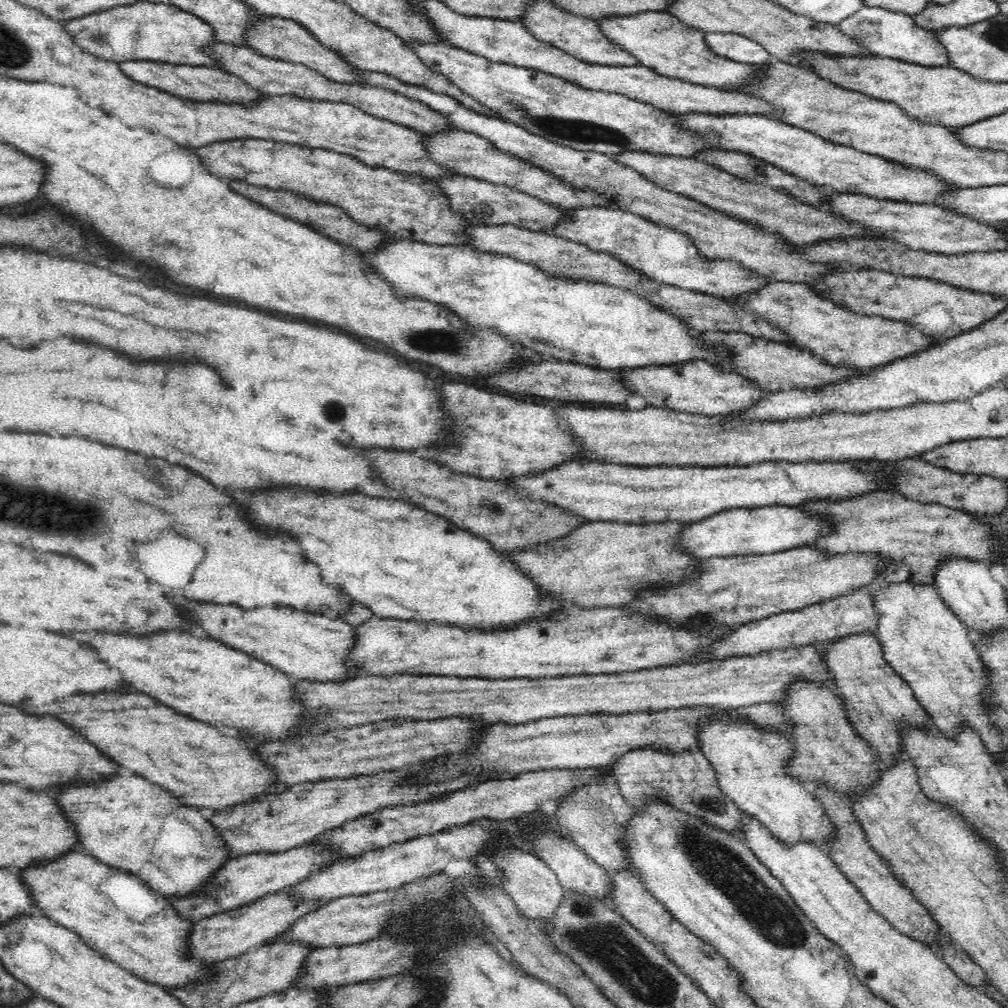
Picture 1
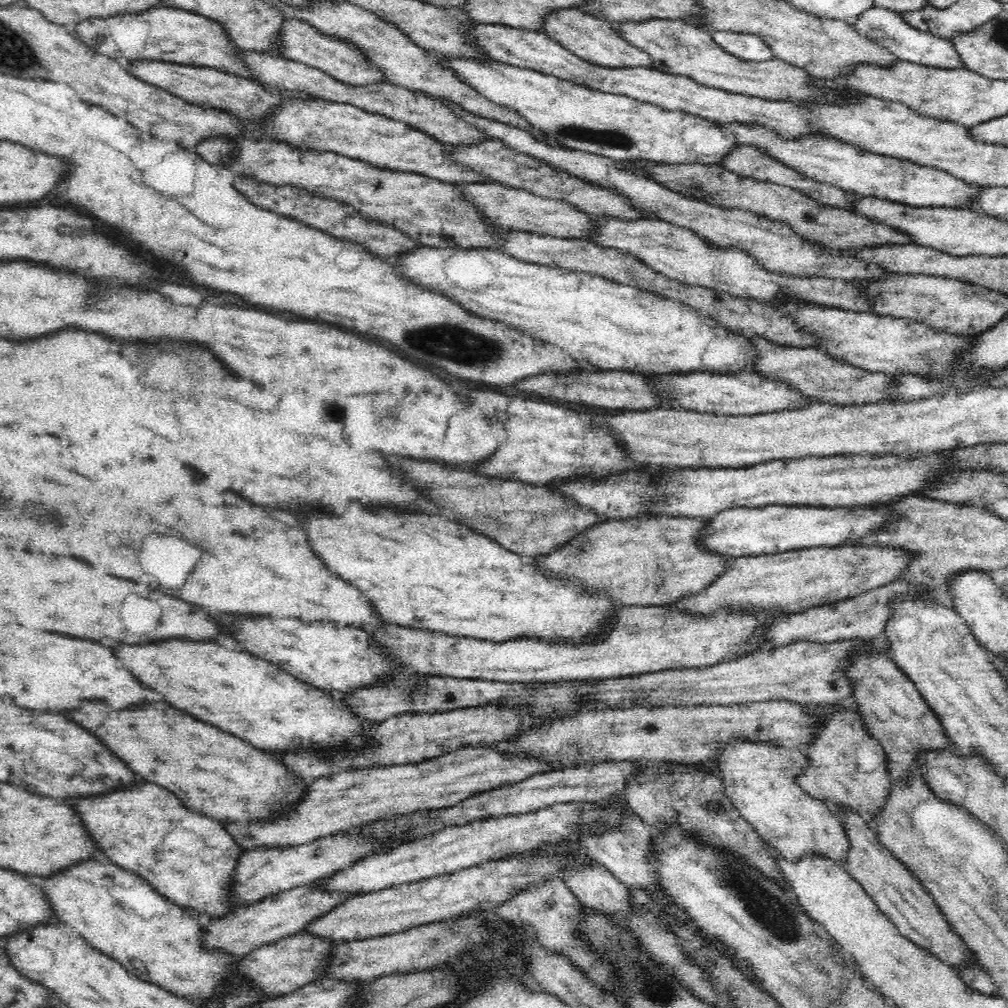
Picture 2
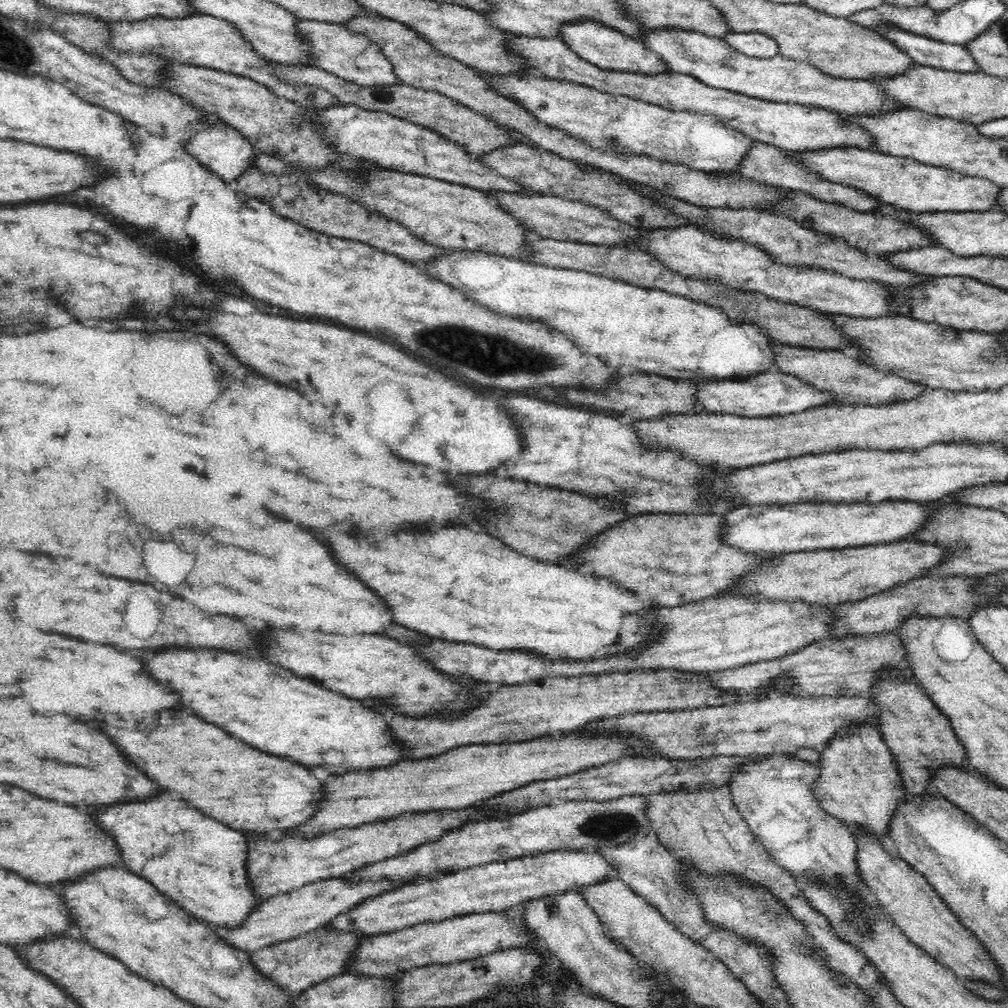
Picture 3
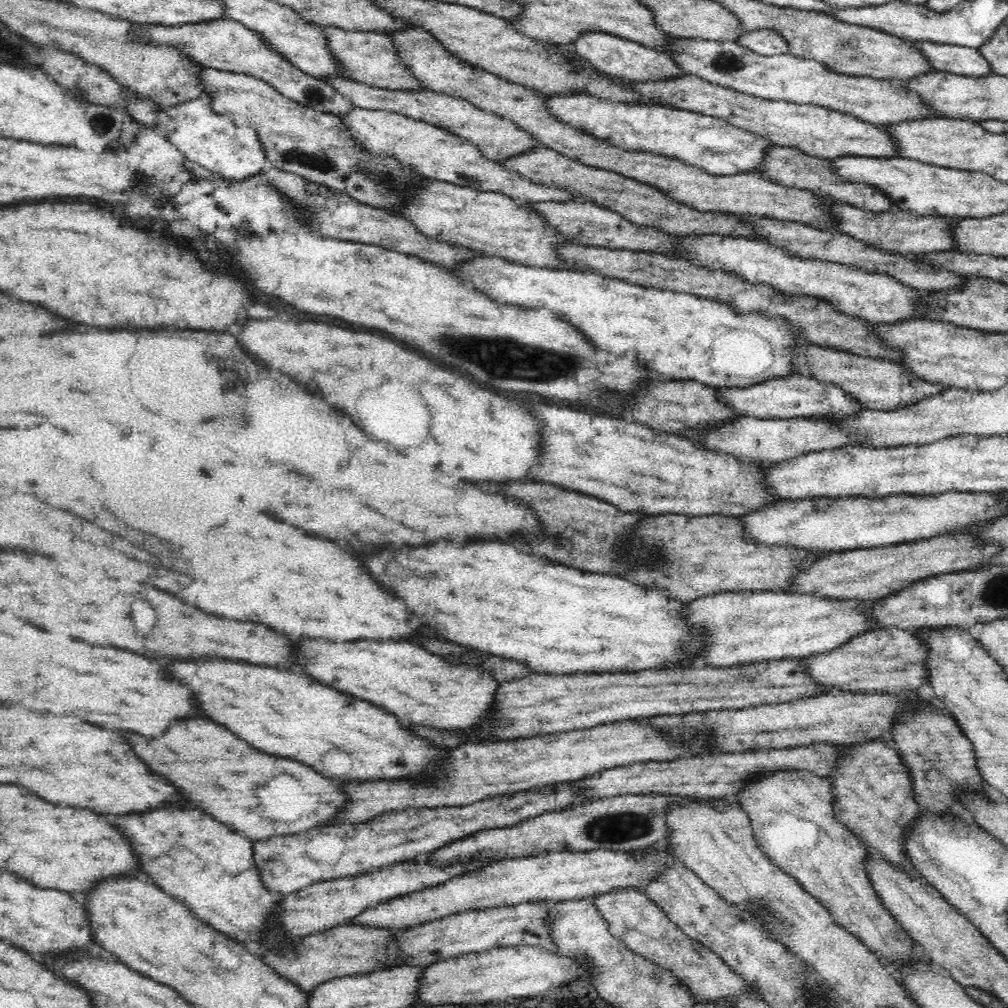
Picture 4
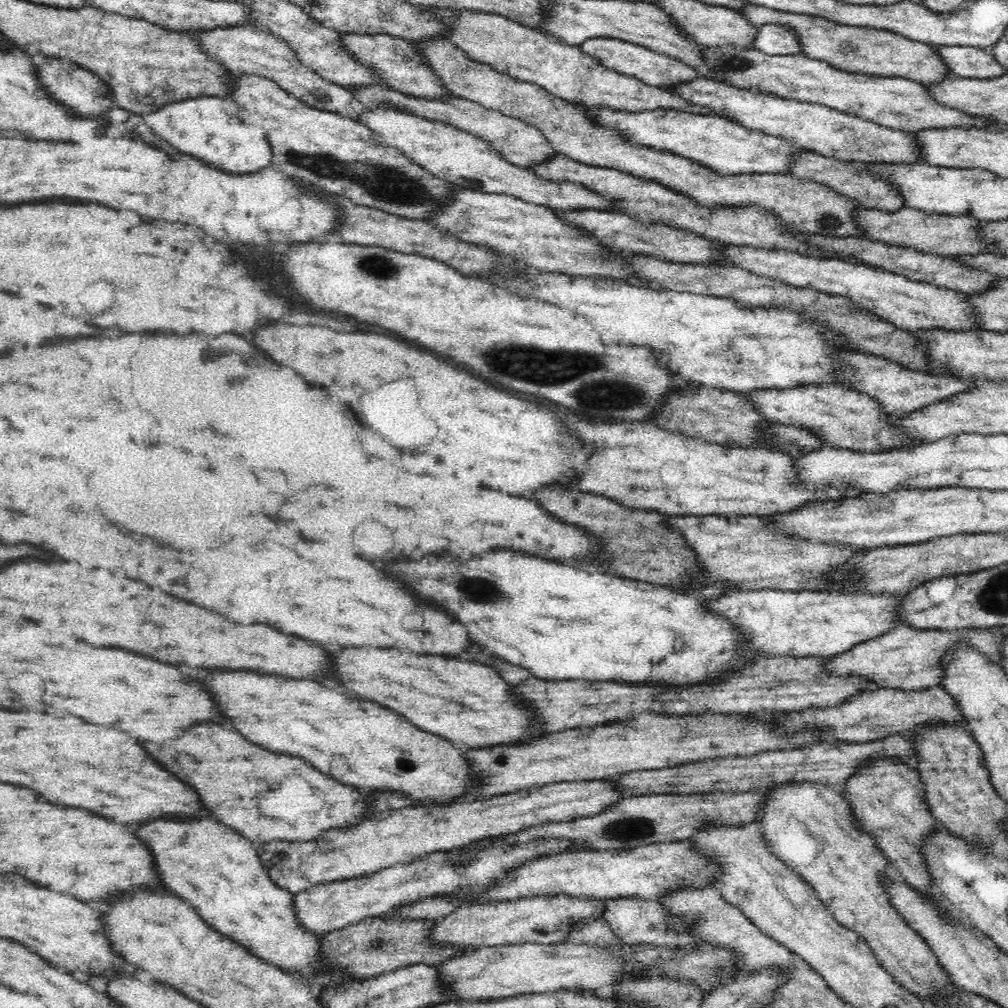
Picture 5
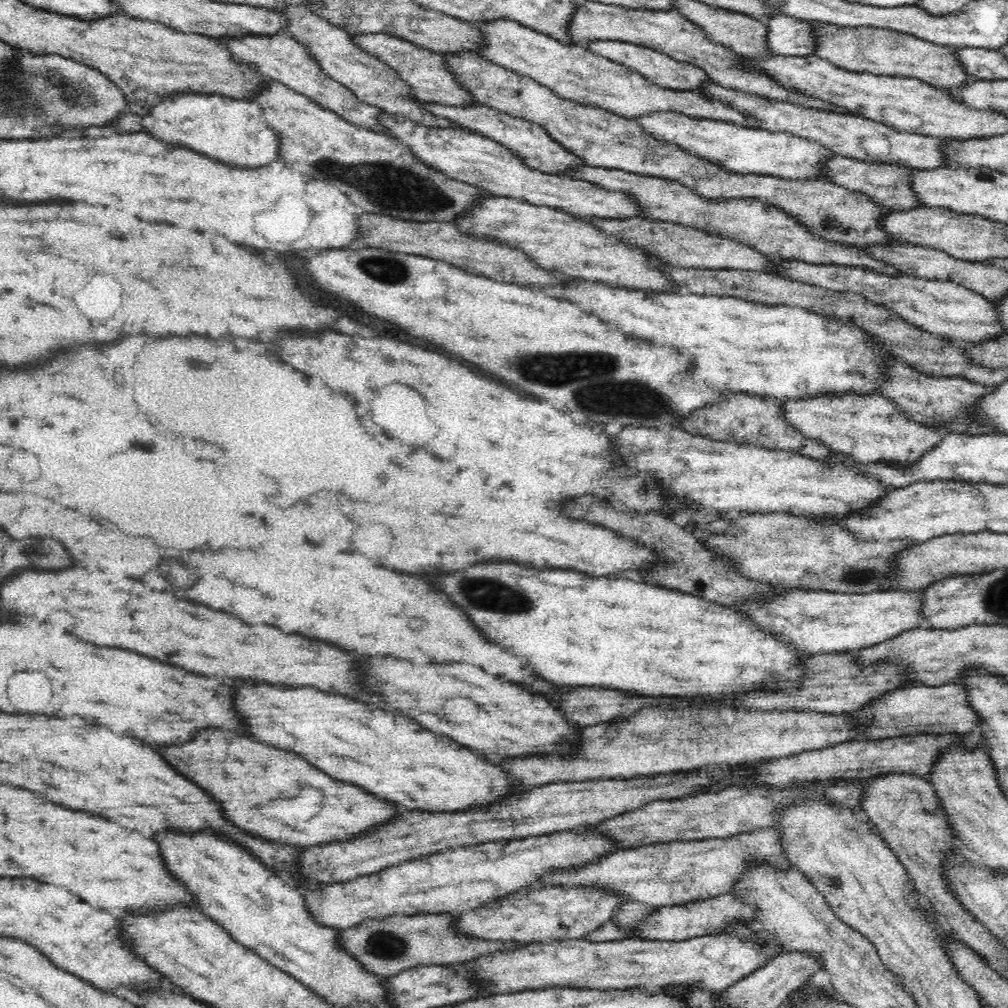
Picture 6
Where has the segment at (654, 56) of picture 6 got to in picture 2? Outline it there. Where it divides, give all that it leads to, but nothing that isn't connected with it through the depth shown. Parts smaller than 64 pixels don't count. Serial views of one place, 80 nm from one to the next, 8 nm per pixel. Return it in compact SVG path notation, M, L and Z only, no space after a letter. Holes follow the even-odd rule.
M564 9L552 10L544 16L544 22L539 32L546 37L559 42L572 54L591 62L593 65L604 65L612 69L633 68L638 66L652 67L652 58L648 57L646 51L630 45L626 39L620 37L610 23L592 15L583 14L581 10Z

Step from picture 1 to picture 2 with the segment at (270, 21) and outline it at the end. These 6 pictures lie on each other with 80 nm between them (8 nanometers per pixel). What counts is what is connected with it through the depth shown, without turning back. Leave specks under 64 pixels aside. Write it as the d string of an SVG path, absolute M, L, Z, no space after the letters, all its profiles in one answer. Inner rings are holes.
M284 18L279 34L276 34L275 56L303 62L311 67L323 70L332 78L349 85L364 86L375 82L383 82L386 78L376 66L368 65L368 60L351 42L340 41L340 38L330 38L328 34L320 33L316 26L297 18Z

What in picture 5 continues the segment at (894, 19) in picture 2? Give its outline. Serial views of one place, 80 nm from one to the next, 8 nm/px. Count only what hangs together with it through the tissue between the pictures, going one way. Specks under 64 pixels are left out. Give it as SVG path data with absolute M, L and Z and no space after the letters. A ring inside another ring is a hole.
M936 45L935 50L943 57L951 72L964 78L990 79L1007 74L988 50L973 46Z

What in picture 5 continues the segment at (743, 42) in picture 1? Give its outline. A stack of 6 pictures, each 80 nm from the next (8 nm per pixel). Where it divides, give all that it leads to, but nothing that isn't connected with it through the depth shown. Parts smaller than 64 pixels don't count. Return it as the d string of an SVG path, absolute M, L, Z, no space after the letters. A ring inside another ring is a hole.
M765 24L759 27L754 40L754 48L764 54L788 55L800 53L798 35L783 24Z

